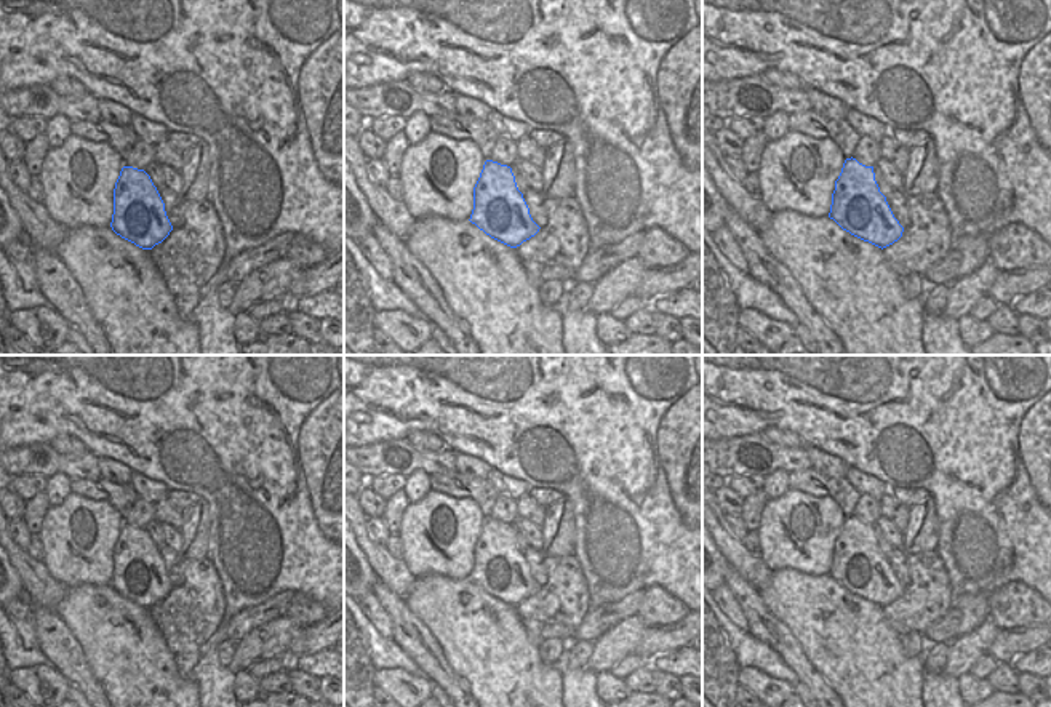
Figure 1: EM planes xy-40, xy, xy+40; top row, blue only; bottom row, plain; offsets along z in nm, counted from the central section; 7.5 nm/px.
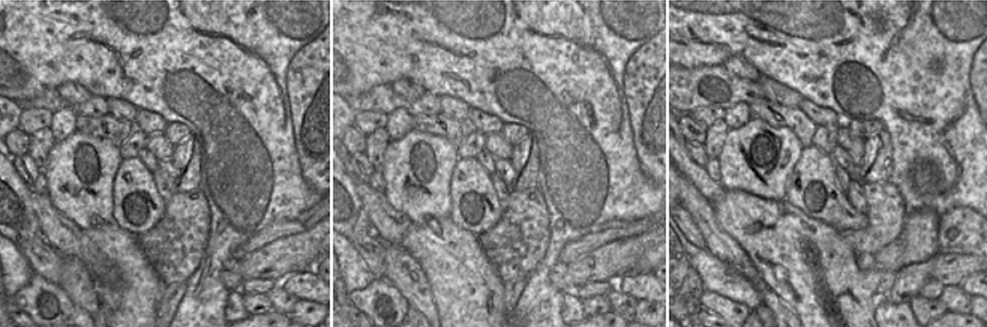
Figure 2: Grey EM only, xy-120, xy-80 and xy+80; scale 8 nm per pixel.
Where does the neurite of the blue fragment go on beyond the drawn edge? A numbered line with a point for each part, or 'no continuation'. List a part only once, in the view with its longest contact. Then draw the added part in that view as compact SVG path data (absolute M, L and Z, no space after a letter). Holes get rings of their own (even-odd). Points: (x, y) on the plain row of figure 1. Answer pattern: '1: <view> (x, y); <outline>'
no continuation

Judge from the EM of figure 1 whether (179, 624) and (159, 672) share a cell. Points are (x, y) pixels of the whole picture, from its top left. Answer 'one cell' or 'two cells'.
two cells

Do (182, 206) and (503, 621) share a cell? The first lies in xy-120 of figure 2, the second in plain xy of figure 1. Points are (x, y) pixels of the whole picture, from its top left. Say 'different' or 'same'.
different

